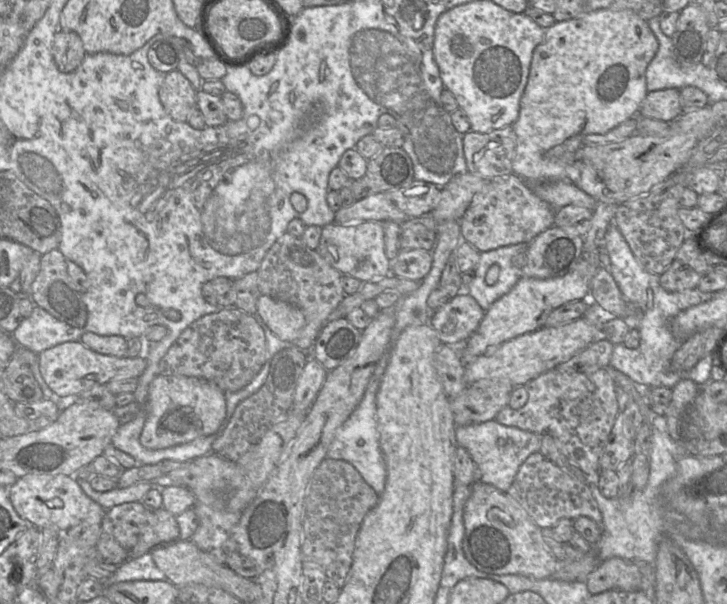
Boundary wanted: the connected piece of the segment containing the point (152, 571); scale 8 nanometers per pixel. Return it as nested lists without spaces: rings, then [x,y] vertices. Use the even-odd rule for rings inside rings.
[[[150,552],[144,555],[127,559],[117,566],[116,571],[107,579],[99,580],[104,586],[124,581],[165,581],[165,574],[155,565]]]

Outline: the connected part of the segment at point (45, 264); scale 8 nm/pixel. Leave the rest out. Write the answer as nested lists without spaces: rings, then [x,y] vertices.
[[[53,249],[40,257],[40,270],[31,287],[30,298],[33,303],[75,328],[86,325],[88,312],[82,294],[74,288],[74,282],[68,275],[67,259],[58,249]]]

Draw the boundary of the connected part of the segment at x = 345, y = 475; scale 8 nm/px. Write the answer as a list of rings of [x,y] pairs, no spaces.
[[[325,458],[314,471],[307,487],[302,524],[303,562],[320,567],[339,588],[352,565],[355,540],[364,516],[379,501],[358,470],[346,460]]]

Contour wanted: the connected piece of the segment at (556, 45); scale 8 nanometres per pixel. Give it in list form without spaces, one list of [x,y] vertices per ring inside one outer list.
[[[600,9],[589,12],[578,18],[555,21],[545,29],[543,41],[533,51],[528,82],[520,100],[520,111],[517,120],[512,124],[516,134],[515,155],[512,162],[512,173],[527,182],[569,180],[571,165],[575,152],[582,146],[582,139],[588,134],[605,134],[625,120],[638,114],[640,105],[648,91],[646,86],[646,68],[658,50],[658,40],[650,29],[648,22],[631,10]]]

